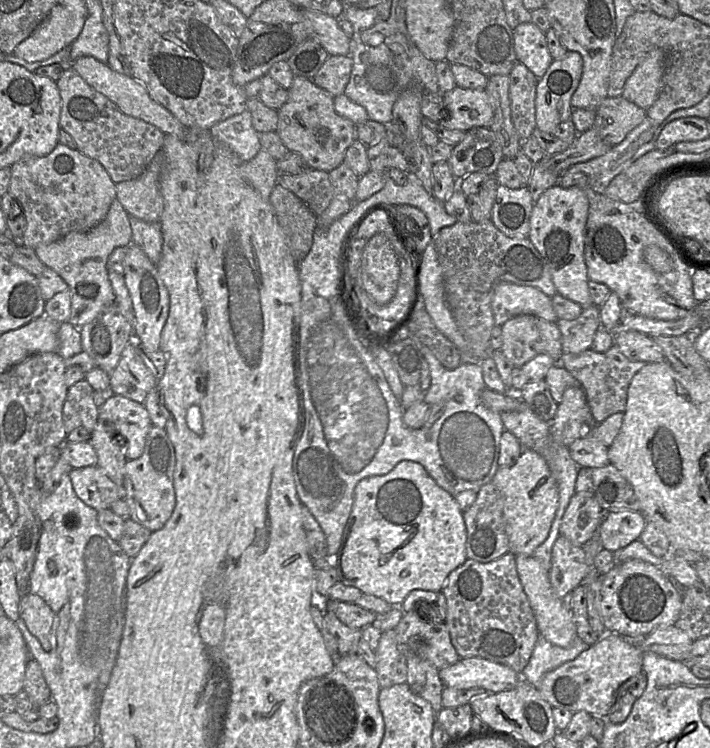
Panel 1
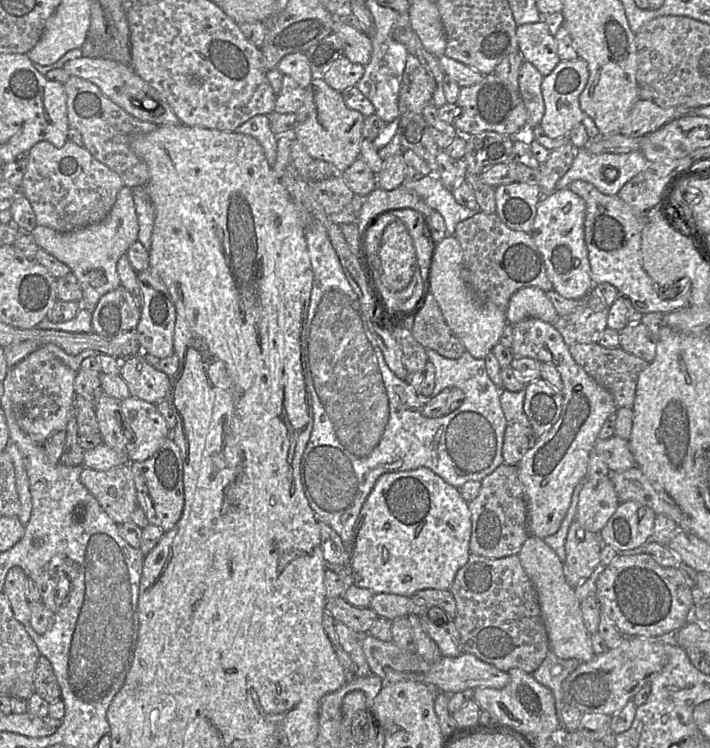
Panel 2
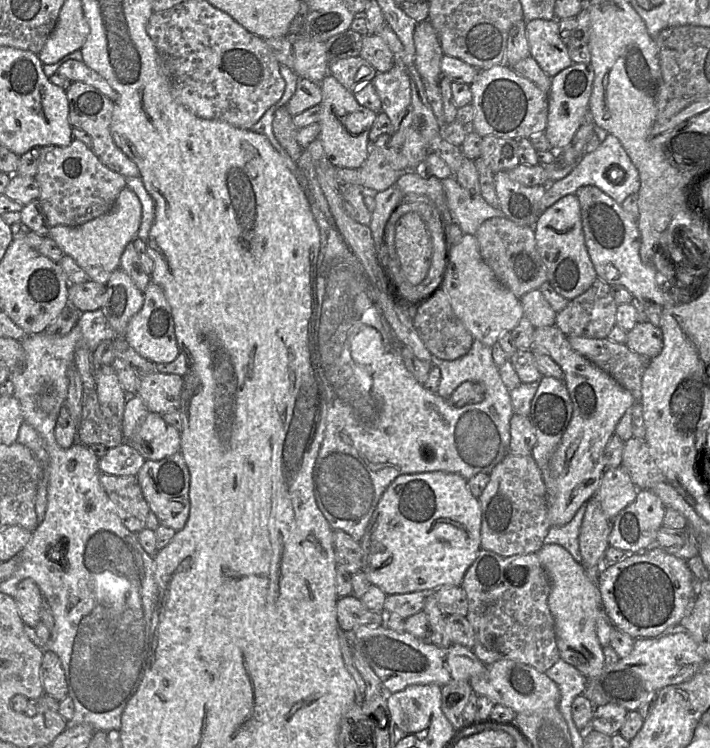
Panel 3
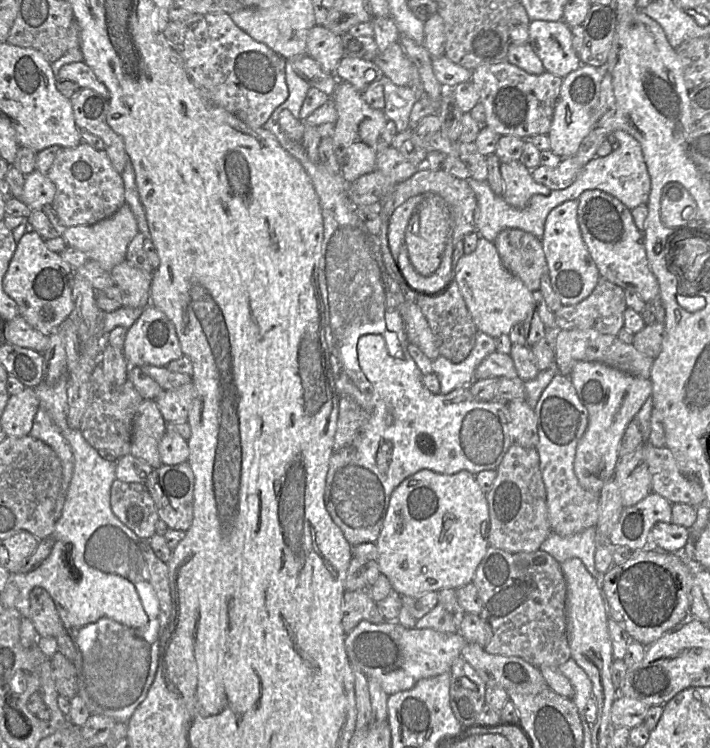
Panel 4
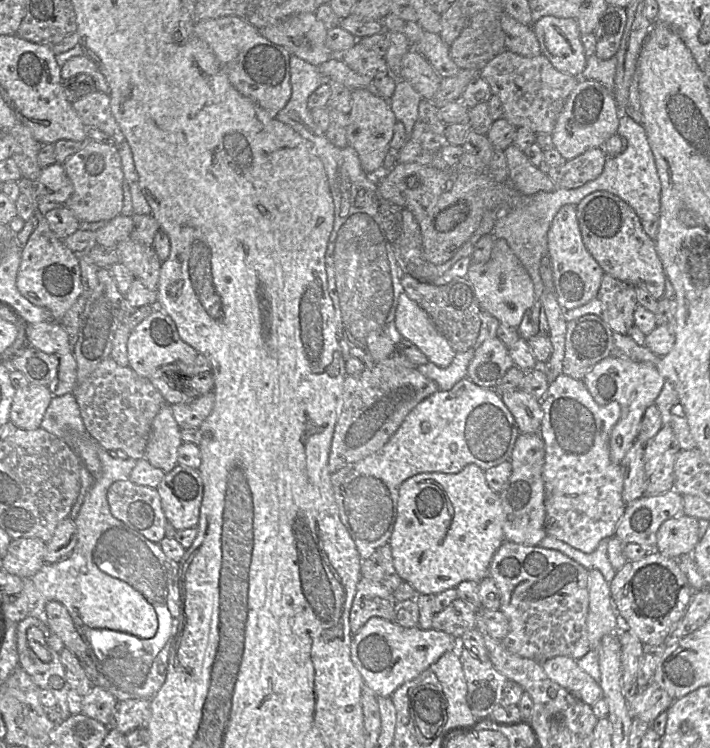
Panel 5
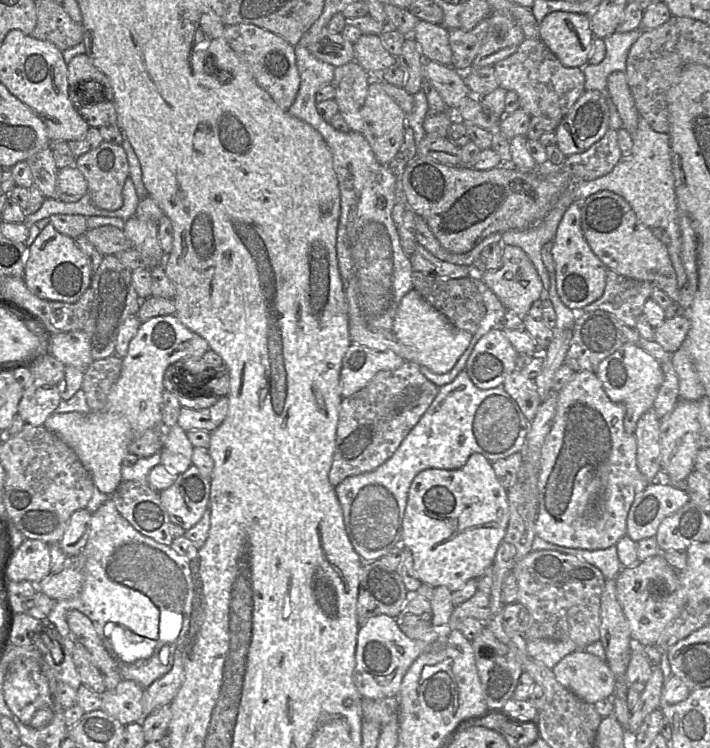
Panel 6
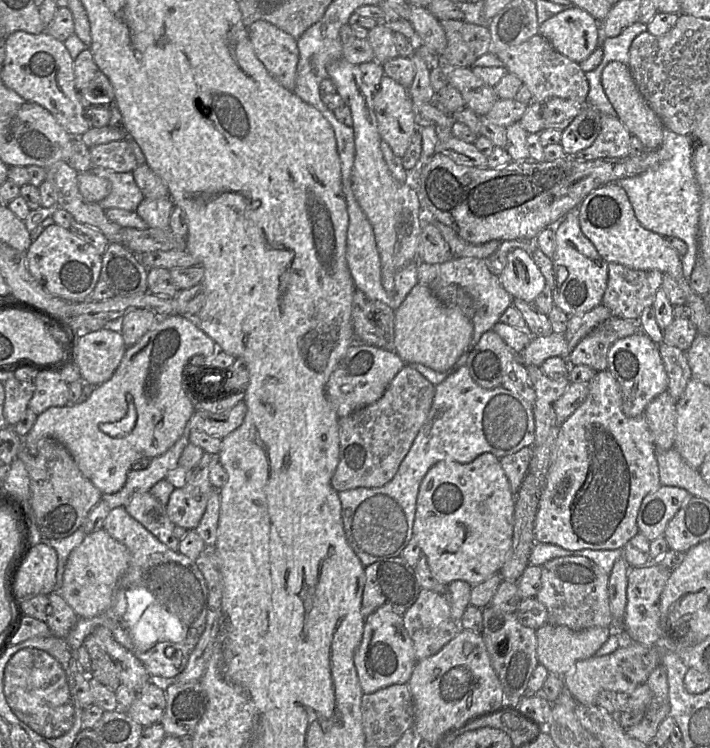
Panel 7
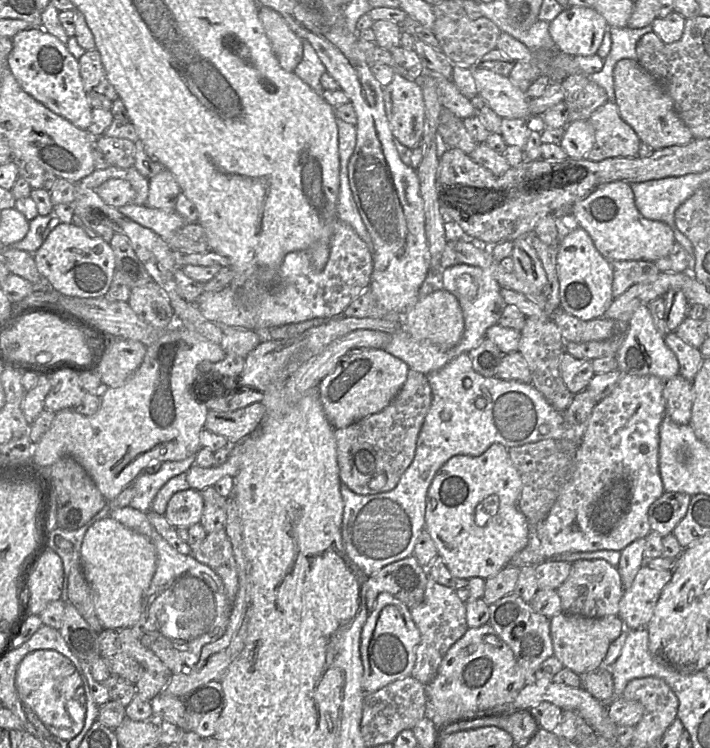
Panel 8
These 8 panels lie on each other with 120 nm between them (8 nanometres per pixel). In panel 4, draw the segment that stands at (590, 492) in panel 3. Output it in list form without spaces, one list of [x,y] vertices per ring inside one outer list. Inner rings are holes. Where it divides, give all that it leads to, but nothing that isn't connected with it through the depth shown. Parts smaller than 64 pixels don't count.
[[[593,361],[576,362],[568,377],[589,417],[587,429],[577,445],[574,471],[583,488],[600,493],[603,486],[614,476],[620,459],[621,439],[629,423],[651,396],[652,382],[649,378],[636,377]]]

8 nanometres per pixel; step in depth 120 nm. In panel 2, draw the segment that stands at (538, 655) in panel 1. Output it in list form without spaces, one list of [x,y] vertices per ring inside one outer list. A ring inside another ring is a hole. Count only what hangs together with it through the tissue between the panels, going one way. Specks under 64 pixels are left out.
[[[549,651],[540,666],[532,673],[537,682],[549,688],[555,698],[557,717],[565,732],[562,722],[563,691],[562,682],[571,674],[580,664],[577,659],[562,659],[557,657],[553,651]]]

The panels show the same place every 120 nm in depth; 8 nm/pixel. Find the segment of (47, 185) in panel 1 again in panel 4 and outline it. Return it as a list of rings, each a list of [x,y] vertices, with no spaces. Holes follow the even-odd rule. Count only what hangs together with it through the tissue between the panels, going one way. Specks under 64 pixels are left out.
[[[83,141],[75,147],[61,148],[47,176],[56,188],[51,205],[60,224],[66,228],[95,224],[113,215],[125,203],[123,179],[113,168],[105,150],[96,150]]]

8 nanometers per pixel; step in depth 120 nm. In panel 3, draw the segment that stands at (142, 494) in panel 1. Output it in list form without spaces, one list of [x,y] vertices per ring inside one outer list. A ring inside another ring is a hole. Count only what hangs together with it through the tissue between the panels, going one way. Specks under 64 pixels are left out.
[[[177,452],[159,461],[146,460],[136,477],[150,511],[157,517],[159,525],[172,528],[176,532],[182,530],[190,512],[190,474],[182,453]]]

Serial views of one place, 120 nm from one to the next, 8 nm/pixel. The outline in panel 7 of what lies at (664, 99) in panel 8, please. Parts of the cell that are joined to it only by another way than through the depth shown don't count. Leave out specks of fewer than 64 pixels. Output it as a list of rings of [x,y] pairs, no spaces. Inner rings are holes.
[[[617,61],[610,62],[602,72],[602,86],[619,120],[628,131],[639,138],[647,150],[661,147],[665,127],[639,92],[628,65]]]

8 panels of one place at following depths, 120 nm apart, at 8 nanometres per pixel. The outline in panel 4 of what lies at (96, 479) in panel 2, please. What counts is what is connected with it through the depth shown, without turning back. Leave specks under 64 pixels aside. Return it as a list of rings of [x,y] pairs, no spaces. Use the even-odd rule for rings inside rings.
[[[116,478],[110,489],[110,504],[115,516],[138,537],[149,539],[156,533],[156,523],[160,517],[145,484],[127,483]]]

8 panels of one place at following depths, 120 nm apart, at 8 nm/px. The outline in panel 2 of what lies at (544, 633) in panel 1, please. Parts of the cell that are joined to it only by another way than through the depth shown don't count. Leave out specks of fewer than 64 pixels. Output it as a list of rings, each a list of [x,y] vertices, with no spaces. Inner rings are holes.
[[[529,536],[517,555],[536,590],[550,650],[562,659],[591,661],[596,655],[592,649],[590,633],[583,622],[580,600],[565,578],[563,562],[542,538],[536,536]]]

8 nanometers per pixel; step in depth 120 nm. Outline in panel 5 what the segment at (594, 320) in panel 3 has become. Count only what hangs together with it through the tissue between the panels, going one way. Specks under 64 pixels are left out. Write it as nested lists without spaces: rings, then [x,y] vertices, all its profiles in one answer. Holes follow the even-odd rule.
[[[604,273],[596,297],[582,306],[565,310],[564,317],[570,322],[593,314],[605,321],[612,330],[627,334],[634,325],[637,306],[635,287]]]

